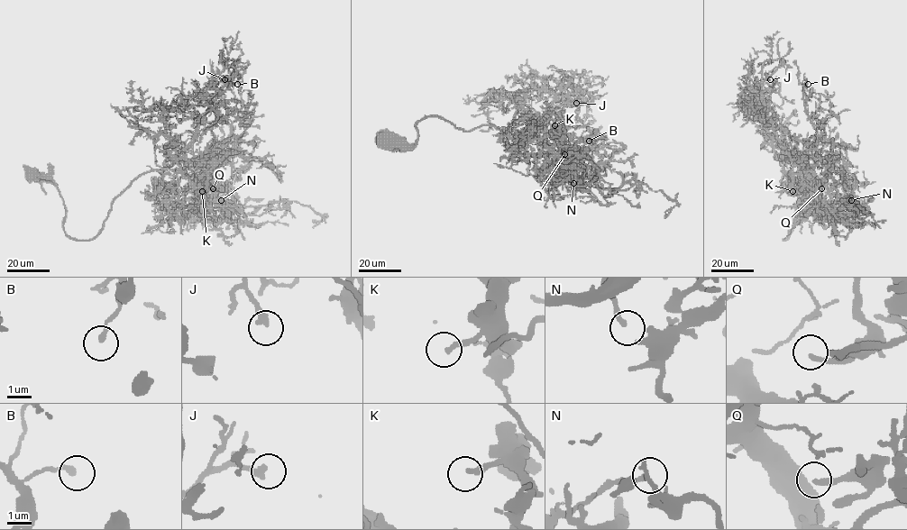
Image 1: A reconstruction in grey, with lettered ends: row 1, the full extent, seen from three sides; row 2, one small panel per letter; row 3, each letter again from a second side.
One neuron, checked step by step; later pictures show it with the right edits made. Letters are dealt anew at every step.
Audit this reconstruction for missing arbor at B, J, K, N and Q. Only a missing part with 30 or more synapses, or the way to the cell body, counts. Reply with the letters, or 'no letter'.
no letter

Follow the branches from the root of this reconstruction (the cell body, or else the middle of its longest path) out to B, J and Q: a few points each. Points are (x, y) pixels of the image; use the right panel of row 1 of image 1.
B: (807, 173), (810, 205), (784, 240), (799, 203), (792, 177), (800, 159), (816, 153), (808, 84)
J: (807, 173), (810, 205), (784, 240), (799, 203), (792, 177), (802, 169), (763, 112), (759, 84), (770, 79)
Q: (807, 173), (810, 205), (784, 240), (796, 216), (800, 161), (802, 182), (821, 188)

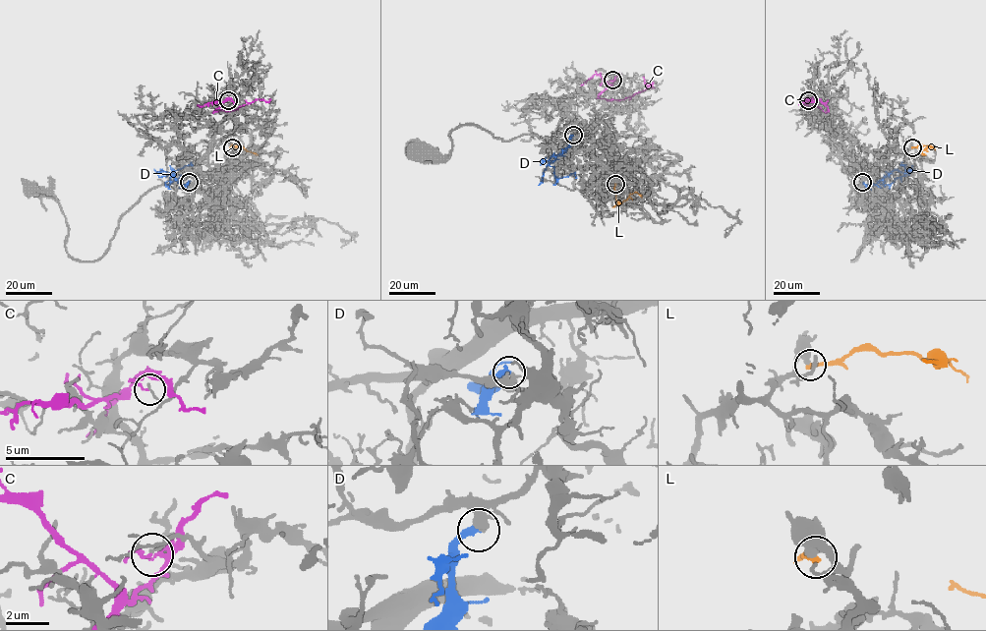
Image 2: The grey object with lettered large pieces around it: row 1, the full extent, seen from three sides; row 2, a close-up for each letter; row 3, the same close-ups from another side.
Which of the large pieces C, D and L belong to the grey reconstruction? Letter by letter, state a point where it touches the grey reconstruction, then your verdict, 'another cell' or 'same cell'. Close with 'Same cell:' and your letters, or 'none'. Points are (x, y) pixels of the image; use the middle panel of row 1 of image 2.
C: meets grey at (612, 80); another cell
D: meets grey at (573, 135); same cell
L: meets grey at (615, 184); another cell
Same cell: D

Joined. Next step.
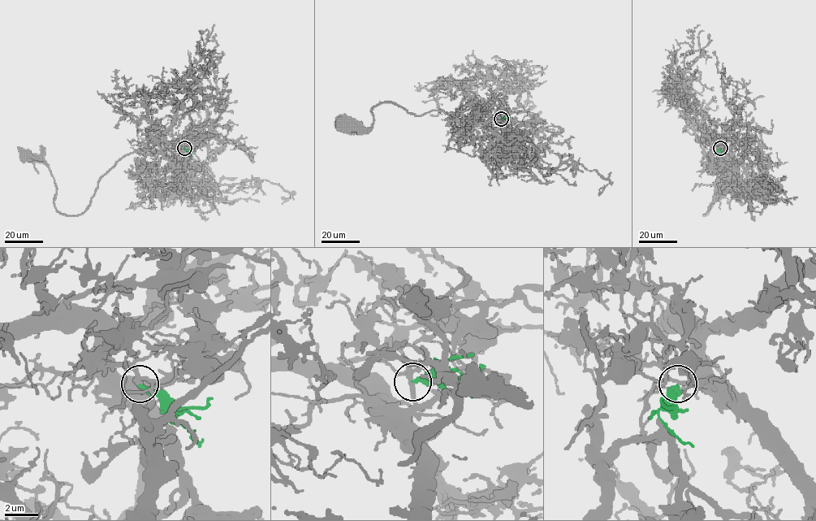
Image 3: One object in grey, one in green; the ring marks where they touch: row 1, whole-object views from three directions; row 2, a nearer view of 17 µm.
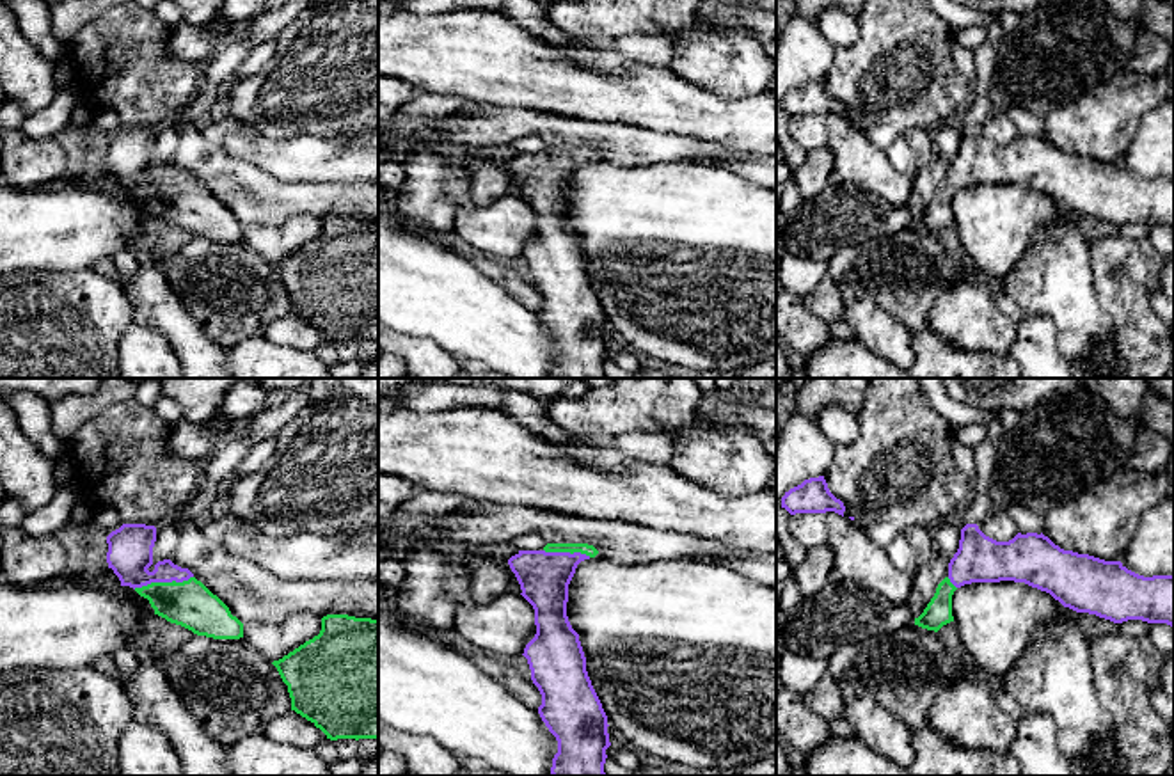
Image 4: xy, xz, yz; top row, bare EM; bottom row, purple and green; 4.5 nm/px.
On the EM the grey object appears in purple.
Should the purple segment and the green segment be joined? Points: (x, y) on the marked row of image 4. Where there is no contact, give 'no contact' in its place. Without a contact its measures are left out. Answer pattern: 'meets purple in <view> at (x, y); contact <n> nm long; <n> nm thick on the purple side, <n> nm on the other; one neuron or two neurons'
meets purple in xy at (162, 581); contact 280 nm long; 200 nm thick on the purple side, 220 nm on the other; one neuron

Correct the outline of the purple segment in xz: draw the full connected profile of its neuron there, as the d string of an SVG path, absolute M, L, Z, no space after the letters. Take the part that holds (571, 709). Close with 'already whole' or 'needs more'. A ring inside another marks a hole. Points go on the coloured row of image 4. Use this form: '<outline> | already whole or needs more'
M547 543L542 550L519 550L508 559L522 597L535 609L536 634L526 645L524 657L531 680L542 694L538 714L558 740L552 758L552 776L606 776L606 749L611 746L607 716L586 671L586 657L579 634L567 616L568 584L581 561L595 558L599 550L588 543Z | needs more

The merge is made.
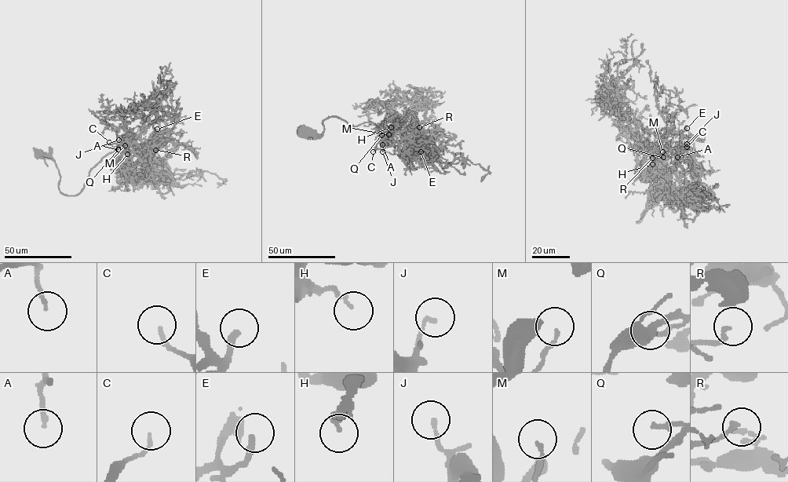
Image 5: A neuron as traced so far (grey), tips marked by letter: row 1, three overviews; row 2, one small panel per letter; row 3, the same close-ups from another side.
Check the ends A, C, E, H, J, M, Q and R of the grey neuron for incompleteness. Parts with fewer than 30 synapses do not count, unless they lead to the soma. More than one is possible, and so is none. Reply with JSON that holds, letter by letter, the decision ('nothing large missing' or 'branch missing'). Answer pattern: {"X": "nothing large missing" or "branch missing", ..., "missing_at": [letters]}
{"A": "nothing large missing", "C": "nothing large missing", "E": "branch missing", "H": "nothing large missing", "J": "nothing large missing", "M": "nothing large missing", "Q": "nothing large missing", "R": "nothing large missing", "missing_at": ["E"]}

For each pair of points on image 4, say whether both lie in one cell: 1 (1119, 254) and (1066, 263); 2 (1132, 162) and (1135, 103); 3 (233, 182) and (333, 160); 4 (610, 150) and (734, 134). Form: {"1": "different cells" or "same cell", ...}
{"1": "different cells", "2": "different cells", "3": "different cells", "4": "different cells"}

